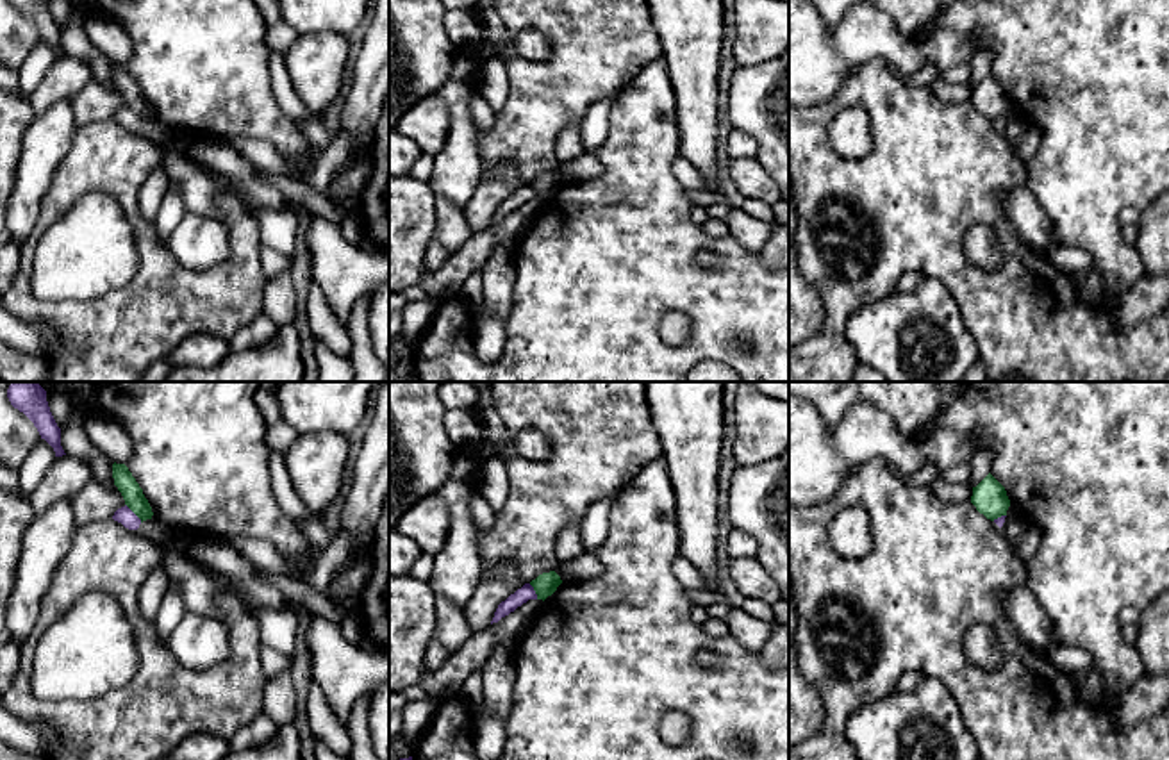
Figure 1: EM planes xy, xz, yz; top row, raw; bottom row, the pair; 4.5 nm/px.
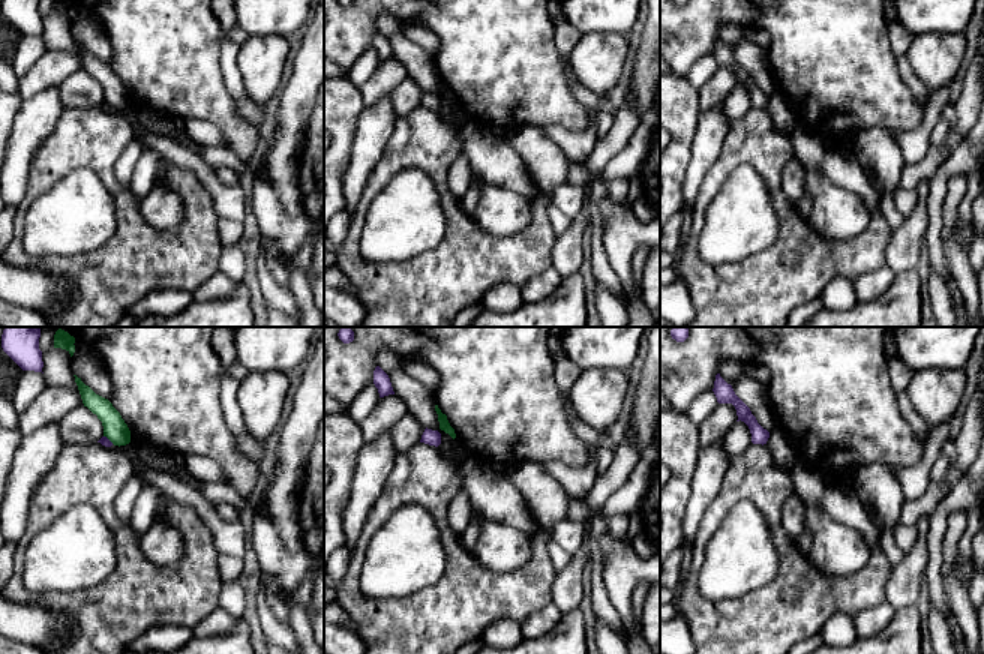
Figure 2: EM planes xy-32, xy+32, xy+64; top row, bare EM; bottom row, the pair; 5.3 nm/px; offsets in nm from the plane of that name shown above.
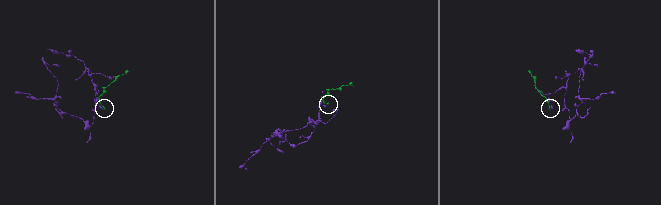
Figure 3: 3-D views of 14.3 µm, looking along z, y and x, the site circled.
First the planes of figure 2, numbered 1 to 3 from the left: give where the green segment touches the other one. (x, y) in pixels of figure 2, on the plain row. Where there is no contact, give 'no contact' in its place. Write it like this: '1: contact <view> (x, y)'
1: contact xy-32 (107, 102)
2: no contact
3: no contact

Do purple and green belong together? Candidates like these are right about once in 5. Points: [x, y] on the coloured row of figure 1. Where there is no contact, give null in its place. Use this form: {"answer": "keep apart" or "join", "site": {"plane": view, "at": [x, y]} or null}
{"answer": "keep apart", "site": {"plane": "xy", "at": [132, 512]}}

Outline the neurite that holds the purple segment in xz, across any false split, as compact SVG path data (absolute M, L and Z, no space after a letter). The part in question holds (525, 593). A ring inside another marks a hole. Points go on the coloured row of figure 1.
M525 583L521 589L518 589L514 594L510 594L505 601L498 605L491 624L509 615L528 599L537 599L537 594L530 583Z

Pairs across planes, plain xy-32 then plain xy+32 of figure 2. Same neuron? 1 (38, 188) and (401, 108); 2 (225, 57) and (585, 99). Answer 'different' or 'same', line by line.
1: different
2: same

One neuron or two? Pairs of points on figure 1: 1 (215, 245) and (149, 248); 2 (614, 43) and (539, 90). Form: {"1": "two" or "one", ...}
{"1": "two", "2": "one"}

